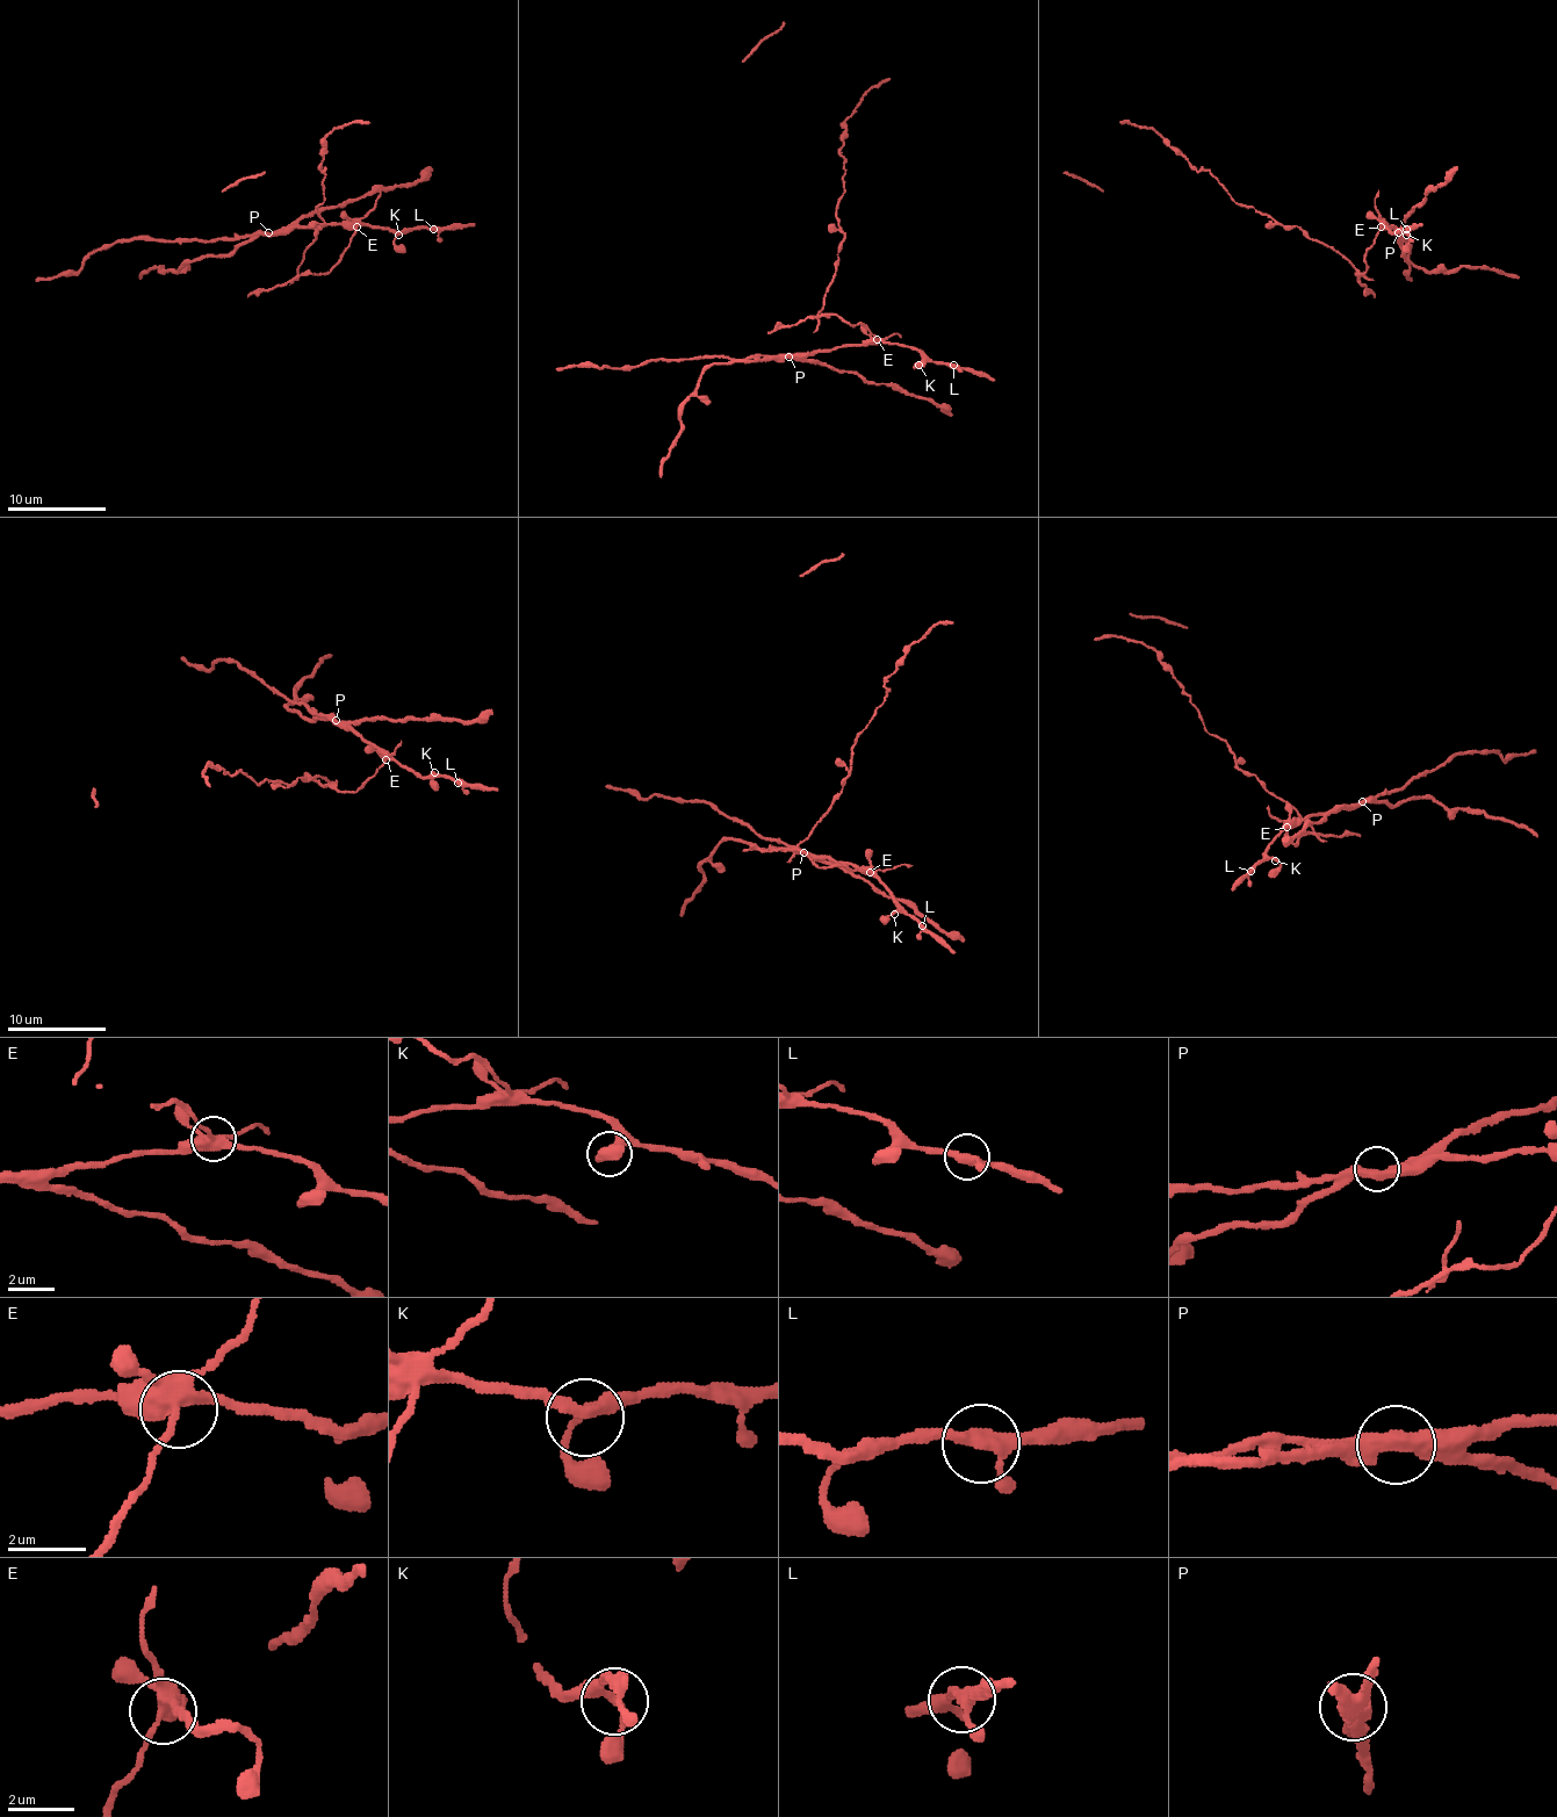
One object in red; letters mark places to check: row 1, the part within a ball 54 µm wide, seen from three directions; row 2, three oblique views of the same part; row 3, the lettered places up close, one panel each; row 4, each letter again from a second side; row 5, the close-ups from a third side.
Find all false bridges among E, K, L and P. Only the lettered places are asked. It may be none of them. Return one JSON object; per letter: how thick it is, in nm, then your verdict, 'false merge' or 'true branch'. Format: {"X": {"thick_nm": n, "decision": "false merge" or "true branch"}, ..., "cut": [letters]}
{"E": {"thick_nm": 440, "decision": "false merge"}, "K": {"thick_nm": 240, "decision": "true branch"}, "L": {"thick_nm": 300, "decision": "true branch"}, "P": {"thick_nm": 440, "decision": "false merge"}, "cut": ["E", "P"]}

